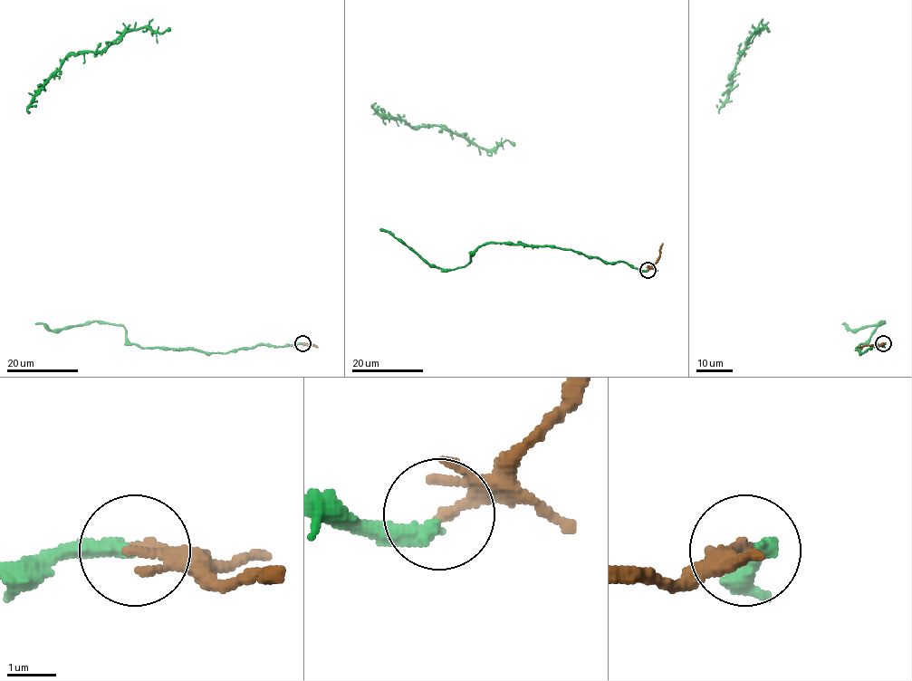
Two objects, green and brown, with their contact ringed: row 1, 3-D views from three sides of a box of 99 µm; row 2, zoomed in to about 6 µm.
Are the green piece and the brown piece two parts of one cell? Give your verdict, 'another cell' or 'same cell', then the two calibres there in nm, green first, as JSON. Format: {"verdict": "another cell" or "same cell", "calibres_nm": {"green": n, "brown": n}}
{"verdict": "another cell", "calibres_nm": {"green": 360, "brown": 240}}

